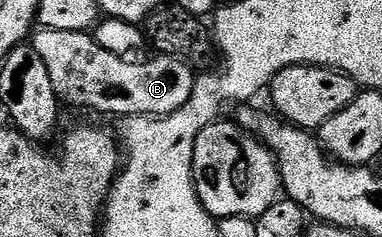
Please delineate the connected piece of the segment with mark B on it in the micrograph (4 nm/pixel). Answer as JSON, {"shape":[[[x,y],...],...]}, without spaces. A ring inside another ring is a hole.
{"shape":[[[38,29],[32,35],[31,45],[39,52],[39,60],[47,64],[51,84],[55,87],[58,103],[74,106],[77,110],[94,110],[97,114],[125,114],[146,118],[168,118],[176,115],[189,102],[195,81],[195,70],[188,61],[170,54],[158,53],[150,62],[137,62],[115,56],[100,46],[92,33],[63,32],[62,30]]]}

